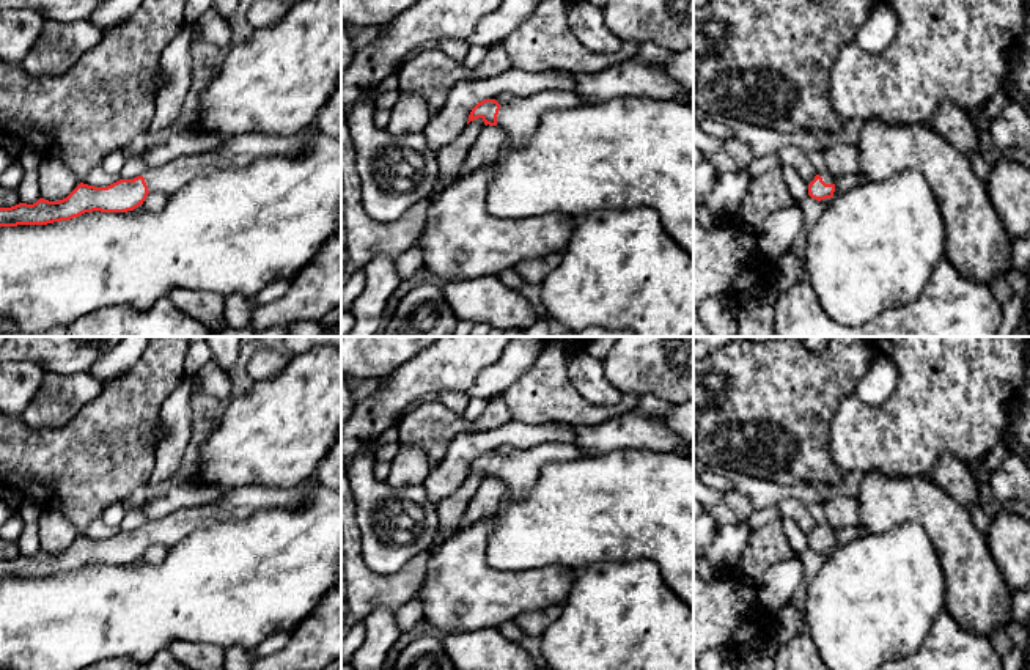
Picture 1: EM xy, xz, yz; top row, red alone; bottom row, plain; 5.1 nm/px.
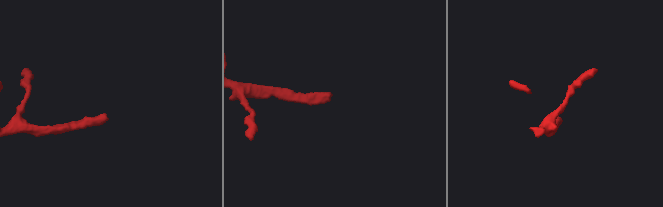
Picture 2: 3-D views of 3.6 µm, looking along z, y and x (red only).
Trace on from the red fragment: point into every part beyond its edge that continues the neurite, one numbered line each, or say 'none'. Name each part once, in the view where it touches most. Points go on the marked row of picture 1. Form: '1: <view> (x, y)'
1: xz (521, 117)

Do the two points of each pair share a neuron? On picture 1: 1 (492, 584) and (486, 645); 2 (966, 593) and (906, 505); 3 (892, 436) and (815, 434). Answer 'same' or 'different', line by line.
1: different
2: same
3: different

